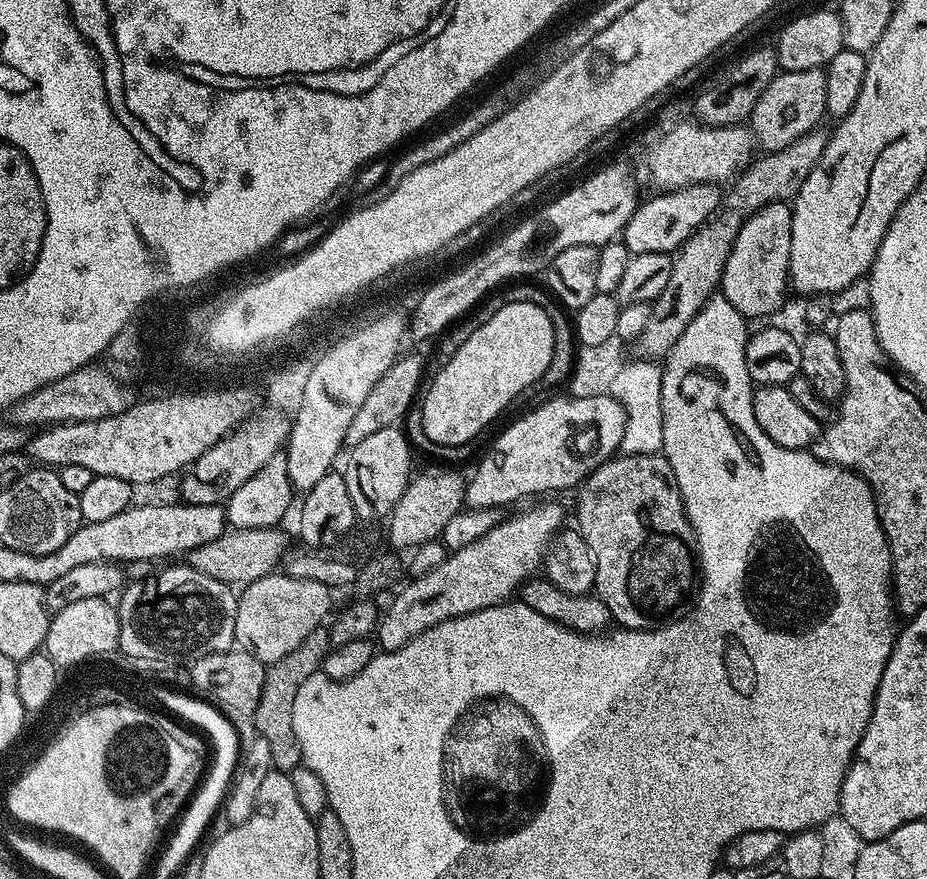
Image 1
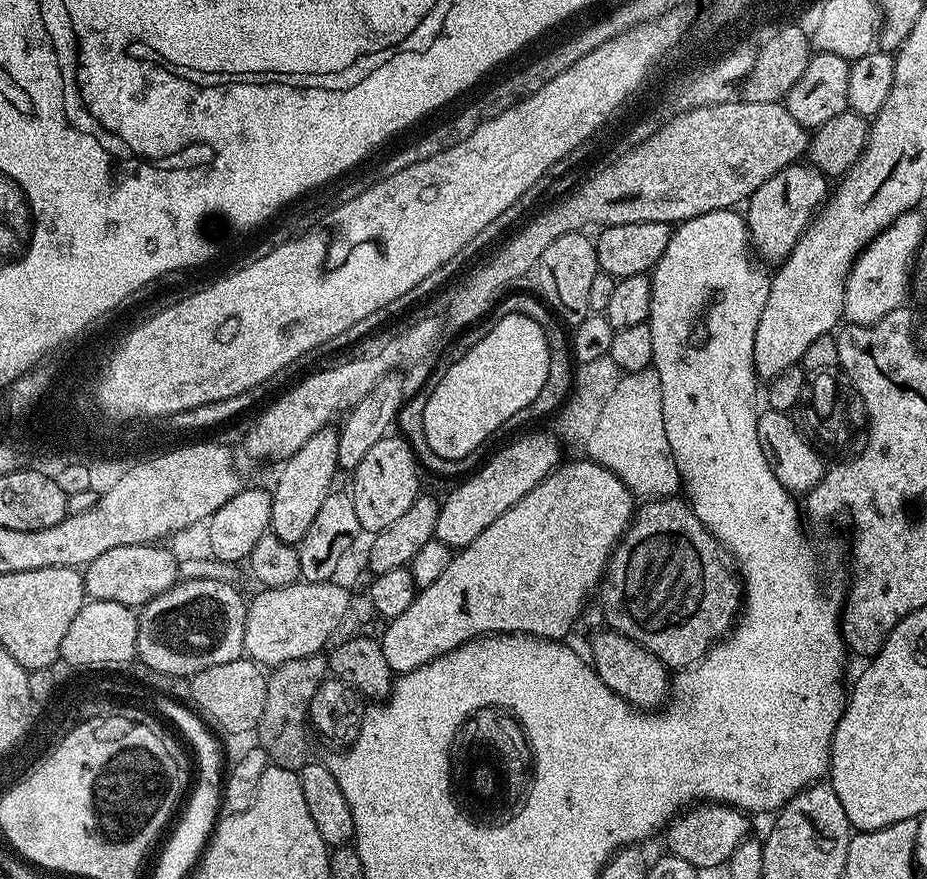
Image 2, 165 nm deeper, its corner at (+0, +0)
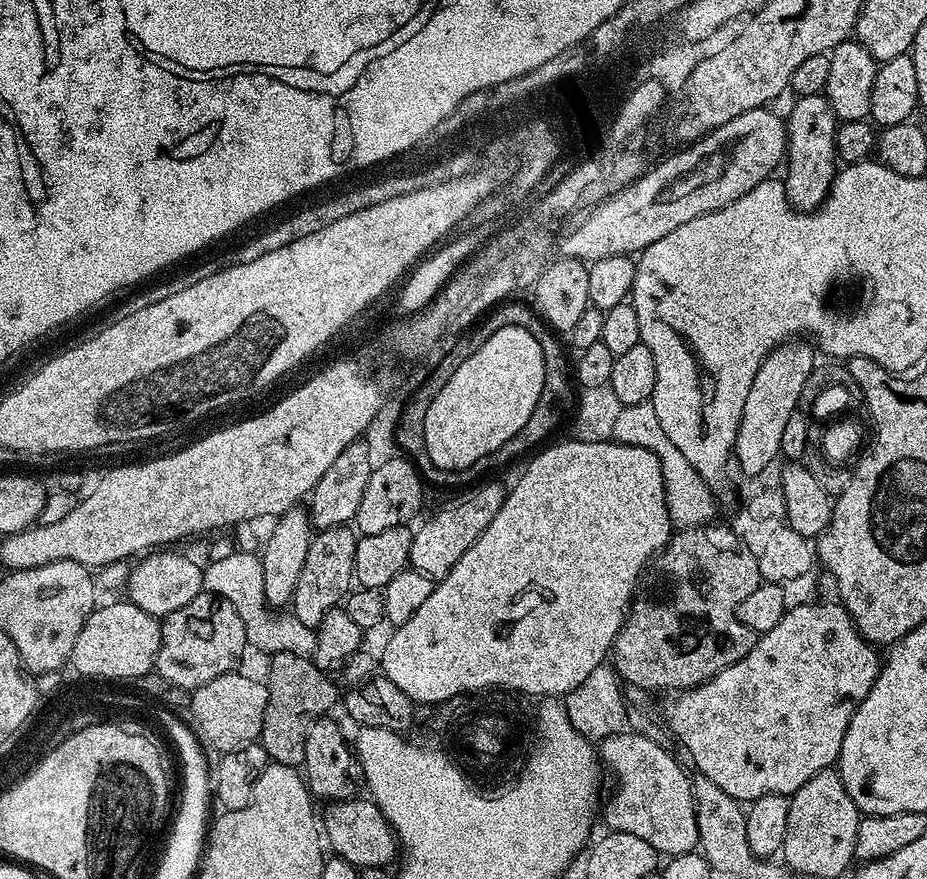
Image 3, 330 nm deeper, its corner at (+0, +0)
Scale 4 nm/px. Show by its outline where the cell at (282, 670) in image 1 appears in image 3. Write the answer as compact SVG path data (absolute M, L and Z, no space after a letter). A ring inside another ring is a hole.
M288 651L277 652L268 664L268 701L266 718L258 743L263 746L269 761L285 764L291 768L303 765L306 754L306 734L308 727L316 720L327 717L332 707L337 707L338 692L336 684L325 669L316 665L315 659L290 654Z

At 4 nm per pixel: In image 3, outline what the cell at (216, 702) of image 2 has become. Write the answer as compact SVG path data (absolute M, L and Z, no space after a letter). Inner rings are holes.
M240 670L227 672L192 690L190 727L205 749L213 748L216 754L233 752L259 741L262 722L266 718L267 701L267 683L260 681L259 684L243 676Z

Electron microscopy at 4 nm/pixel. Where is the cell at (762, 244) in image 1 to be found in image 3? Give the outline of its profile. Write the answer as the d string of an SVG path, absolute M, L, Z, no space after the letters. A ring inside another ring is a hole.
M815 92L793 99L792 109L786 112L788 126L788 151L786 169L788 176L783 177L784 188L792 207L800 212L812 212L832 191L832 181L838 171L836 154L836 129L838 121L827 96Z

